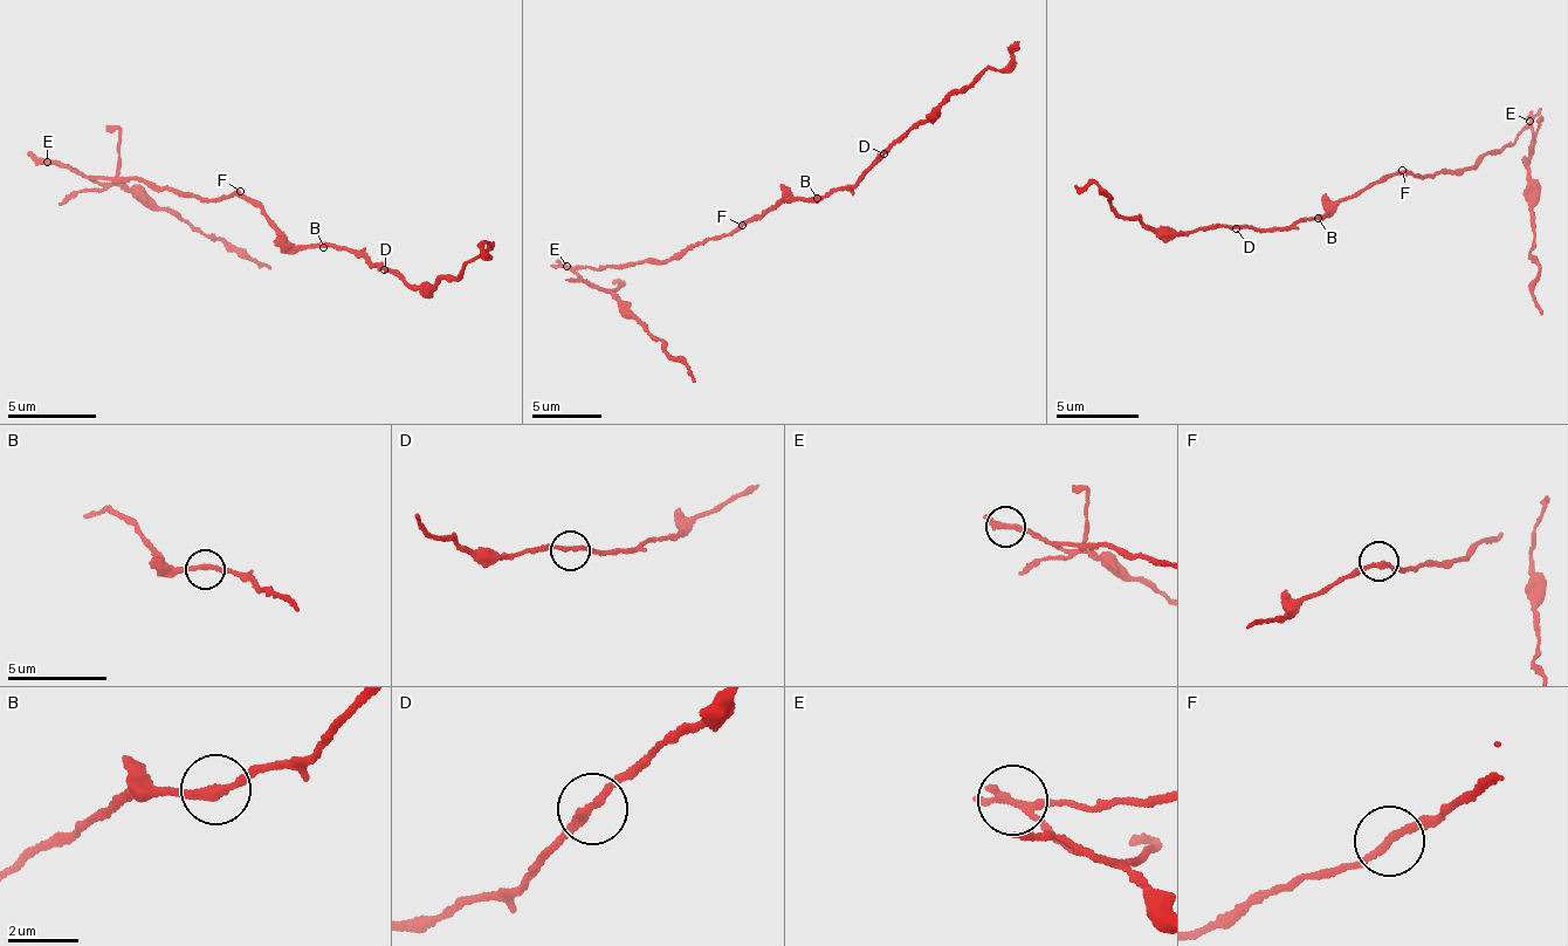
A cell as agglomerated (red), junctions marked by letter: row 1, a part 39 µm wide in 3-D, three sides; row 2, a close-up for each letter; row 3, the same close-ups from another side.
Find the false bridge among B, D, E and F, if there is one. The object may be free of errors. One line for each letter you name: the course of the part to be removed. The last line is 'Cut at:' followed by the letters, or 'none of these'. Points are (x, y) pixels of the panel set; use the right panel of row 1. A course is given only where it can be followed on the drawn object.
E: Course of the part to remove: (1532, 121), (1527, 184), (1529, 248), (1540, 272), (1532, 299), (1540, 316)
Cut at: E

